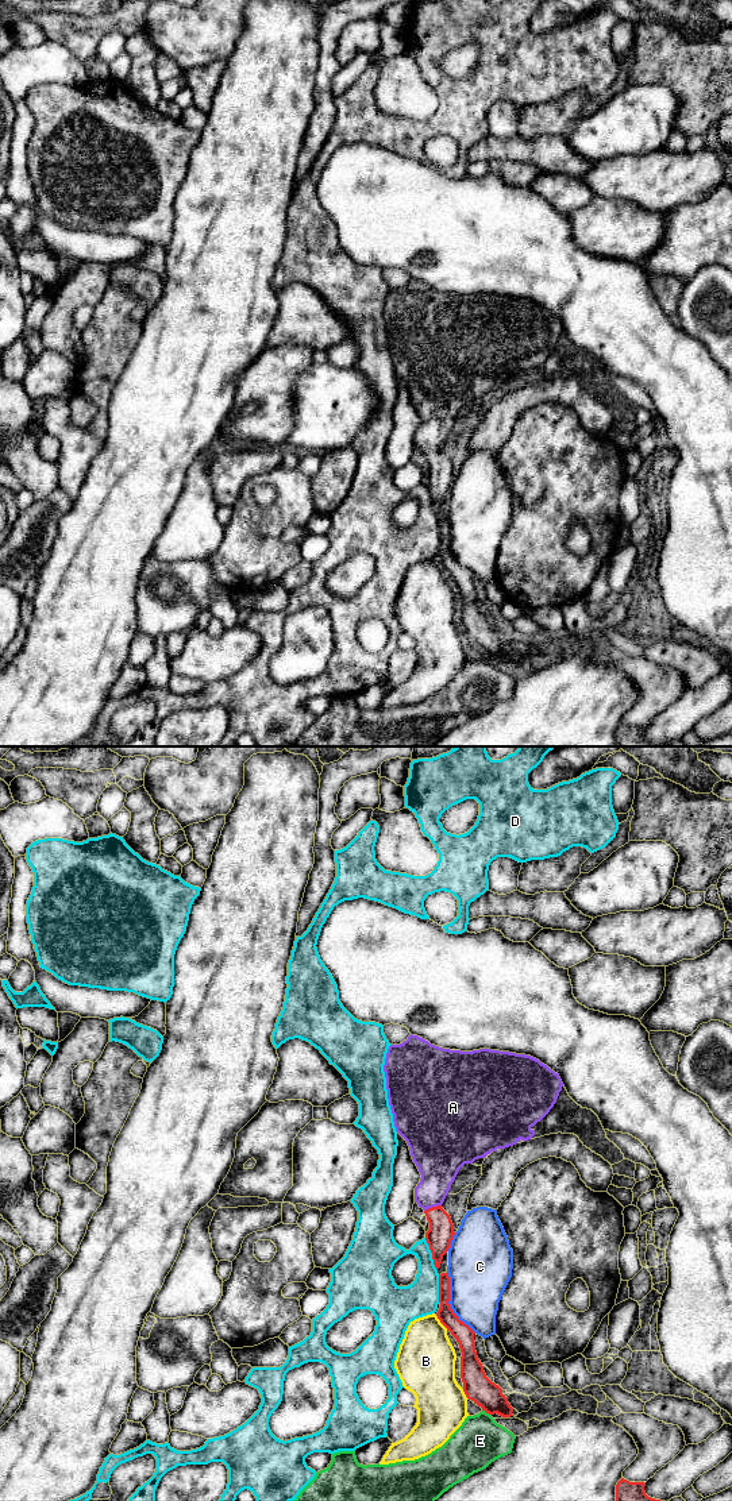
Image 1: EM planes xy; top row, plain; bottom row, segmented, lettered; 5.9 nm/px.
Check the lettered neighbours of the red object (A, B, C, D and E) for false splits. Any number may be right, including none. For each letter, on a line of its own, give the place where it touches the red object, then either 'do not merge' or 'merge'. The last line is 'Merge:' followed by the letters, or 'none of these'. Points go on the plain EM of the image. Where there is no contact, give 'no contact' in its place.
A: meets red in xy at (432, 451); merge
B: meets red in xy at (440, 566); do not merge
C: meets red in xy at (447, 547); do not merge
D: meets red in xy at (432, 498); do not merge
E: meets red in xy at (486, 656); do not merge
Merge: A

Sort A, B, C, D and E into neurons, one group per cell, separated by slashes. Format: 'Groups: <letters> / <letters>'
Groups: A / B / C / D / E

